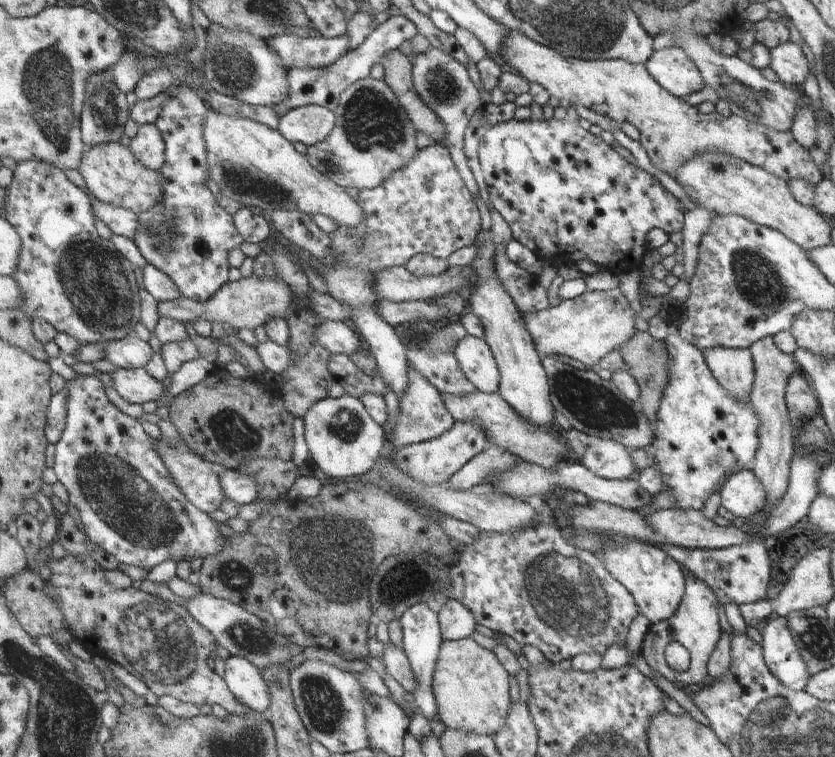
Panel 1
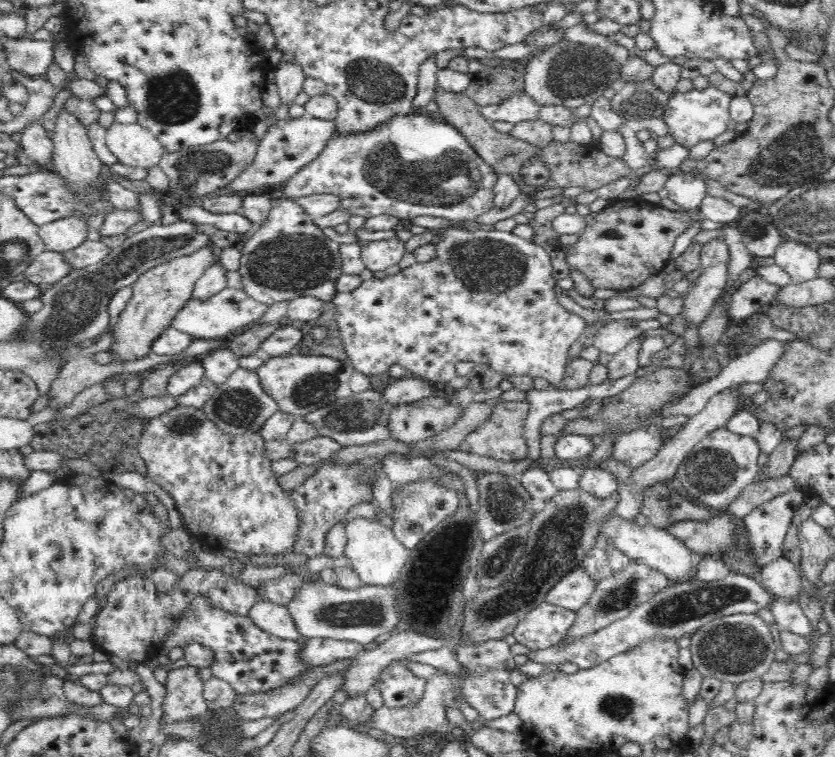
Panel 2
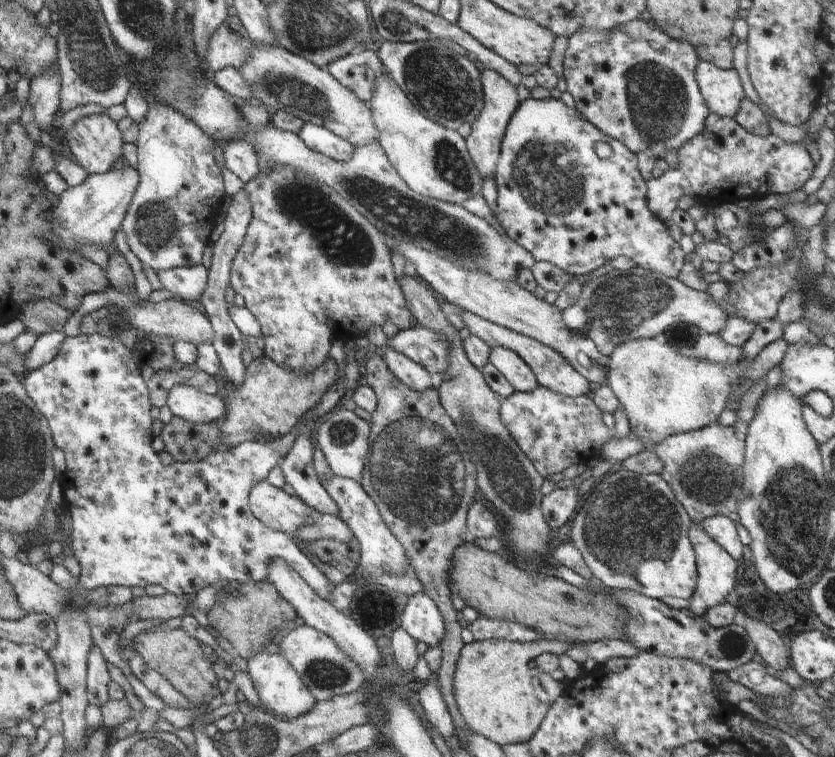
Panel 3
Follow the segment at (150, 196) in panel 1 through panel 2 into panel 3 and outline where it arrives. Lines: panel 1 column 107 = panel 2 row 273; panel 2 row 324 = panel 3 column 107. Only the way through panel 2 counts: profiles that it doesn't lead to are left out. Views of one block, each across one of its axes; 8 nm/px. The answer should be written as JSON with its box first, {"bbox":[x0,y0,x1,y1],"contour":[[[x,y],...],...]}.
{"bbox":[66,113,123,175],"contour":[[[106,113],[80,118],[66,138],[74,158],[89,175],[109,172],[123,157],[122,134]]]}

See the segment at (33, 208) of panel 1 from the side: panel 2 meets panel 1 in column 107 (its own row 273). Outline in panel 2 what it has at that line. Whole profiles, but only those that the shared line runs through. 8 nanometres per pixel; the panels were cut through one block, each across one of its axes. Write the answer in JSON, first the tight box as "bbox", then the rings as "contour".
{"bbox":[237,198,342,307],"contour":[[[276,198],[274,207],[268,214],[268,222],[255,229],[256,232],[246,241],[242,250],[242,260],[237,270],[241,274],[243,289],[258,302],[267,304],[268,307],[276,302],[292,300],[301,296],[314,296],[322,302],[330,303],[336,296],[337,278],[342,274],[340,245],[324,235],[316,220],[292,199]]]}

